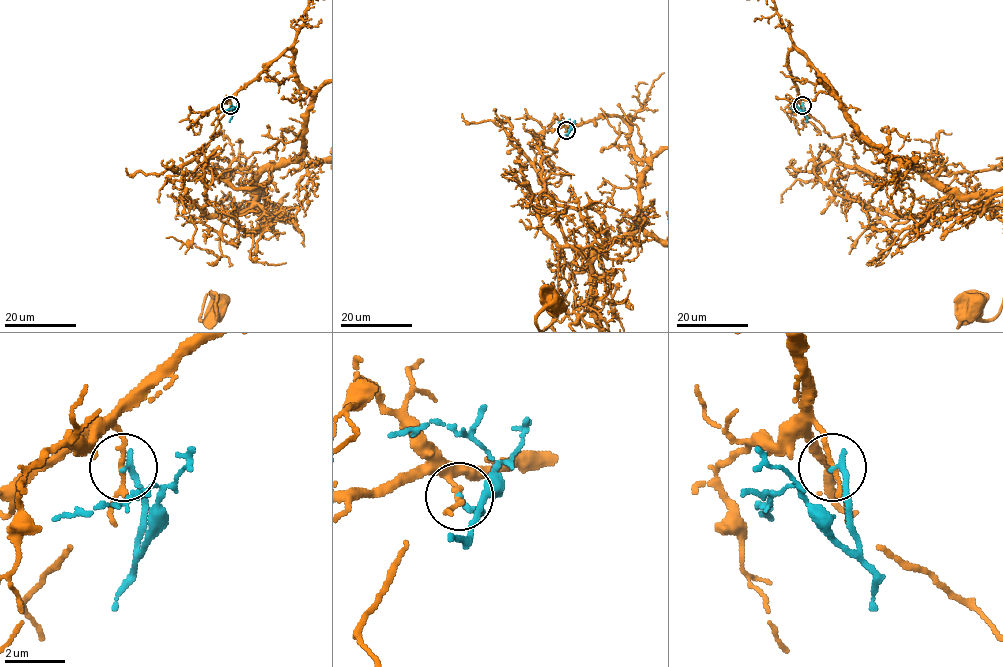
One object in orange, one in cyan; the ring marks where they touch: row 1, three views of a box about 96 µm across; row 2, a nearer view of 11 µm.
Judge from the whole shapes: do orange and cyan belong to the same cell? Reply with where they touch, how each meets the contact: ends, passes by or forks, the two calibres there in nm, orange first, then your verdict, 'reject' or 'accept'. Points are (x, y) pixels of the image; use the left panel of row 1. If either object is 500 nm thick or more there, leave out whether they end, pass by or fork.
place (230, 105); orange passes by; cyan ends; calibres 140 and 220 nm; reject

